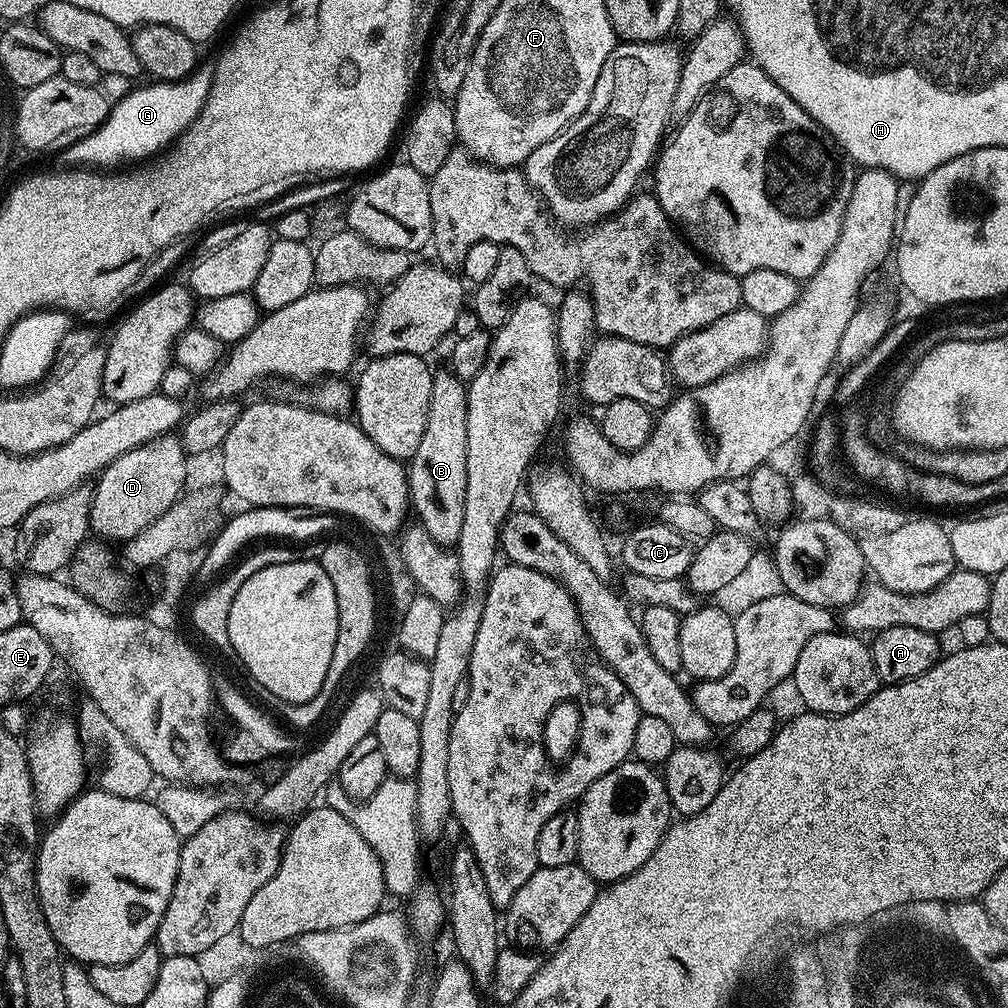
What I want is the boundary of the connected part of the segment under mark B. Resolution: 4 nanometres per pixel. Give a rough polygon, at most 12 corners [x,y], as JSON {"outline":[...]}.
{"outline":[[432,378],[407,465],[414,512],[454,546],[466,506],[465,381]]}

